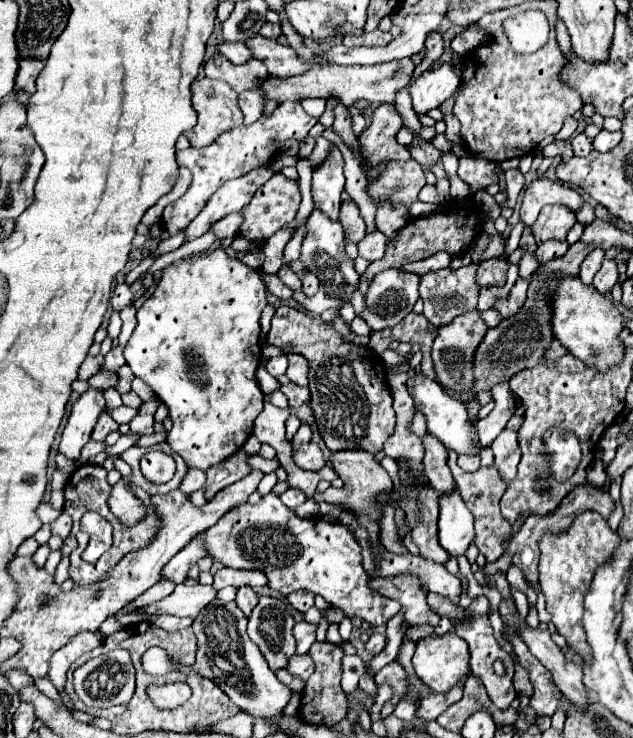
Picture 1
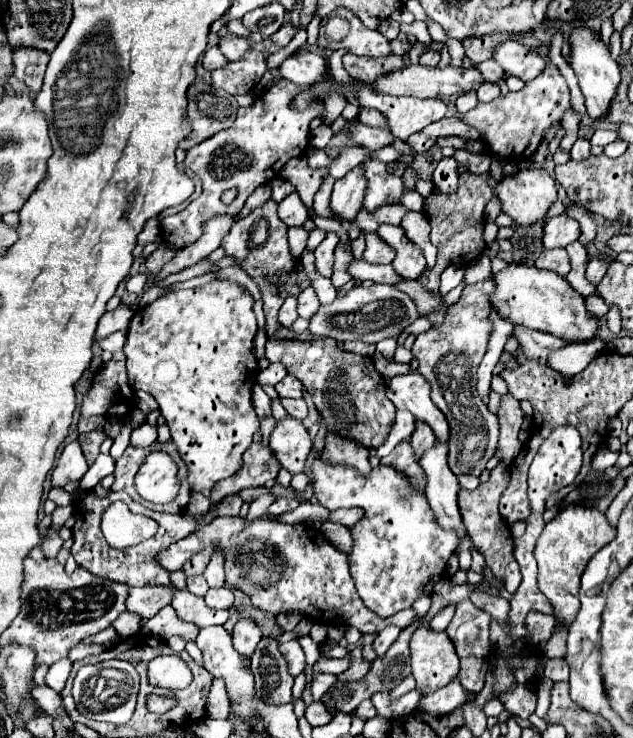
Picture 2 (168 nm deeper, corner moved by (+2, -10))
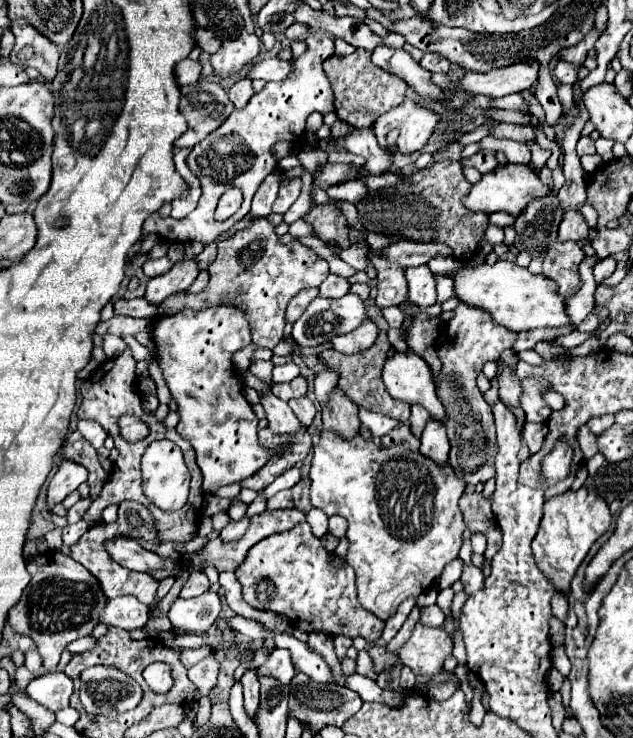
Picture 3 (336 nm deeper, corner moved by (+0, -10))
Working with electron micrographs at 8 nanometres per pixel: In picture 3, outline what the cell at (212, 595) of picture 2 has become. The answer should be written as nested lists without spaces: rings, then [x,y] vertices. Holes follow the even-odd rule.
[[[208,590],[202,596],[184,600],[176,598],[170,606],[168,618],[174,630],[188,630],[188,632],[206,632],[220,614],[222,600],[216,592]]]

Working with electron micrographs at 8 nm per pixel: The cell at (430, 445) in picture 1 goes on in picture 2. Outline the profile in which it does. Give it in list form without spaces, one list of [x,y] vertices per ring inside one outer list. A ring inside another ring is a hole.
[[[416,422],[416,430],[410,436],[410,444],[416,452],[416,458],[420,458],[424,454],[424,450],[428,450],[430,446],[434,446],[434,432],[430,430],[430,426],[426,426],[426,422]]]

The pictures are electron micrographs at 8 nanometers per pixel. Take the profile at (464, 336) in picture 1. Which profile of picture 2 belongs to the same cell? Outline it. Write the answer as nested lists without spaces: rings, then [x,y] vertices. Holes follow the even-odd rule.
[[[488,278],[484,282],[466,286],[462,290],[460,300],[446,310],[444,322],[440,326],[434,326],[432,330],[428,330],[424,334],[418,334],[416,342],[412,346],[412,354],[420,362],[418,372],[432,386],[432,402],[442,410],[442,414],[448,420],[448,426],[450,426],[448,464],[450,464],[450,470],[456,476],[460,476],[460,474],[480,476],[482,470],[486,468],[486,462],[496,454],[496,448],[498,448],[498,418],[496,418],[496,414],[492,414],[488,410],[488,406],[478,398],[478,392],[474,390],[476,370],[478,370],[478,366],[480,366],[480,362],[486,354],[490,332],[492,332],[492,322],[490,322],[490,278]]]

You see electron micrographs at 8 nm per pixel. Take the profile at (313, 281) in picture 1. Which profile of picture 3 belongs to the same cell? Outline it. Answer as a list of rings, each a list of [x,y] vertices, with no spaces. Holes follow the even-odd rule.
[[[306,288],[302,292],[298,292],[290,304],[288,304],[288,310],[286,310],[286,318],[288,322],[296,322],[300,314],[304,314],[304,310],[308,308],[308,304],[318,296],[318,288]]]

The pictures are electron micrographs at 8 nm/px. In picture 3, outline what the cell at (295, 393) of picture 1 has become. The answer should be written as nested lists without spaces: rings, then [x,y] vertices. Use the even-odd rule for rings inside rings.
[[[298,398],[298,400],[290,400],[288,406],[292,408],[292,412],[296,414],[296,418],[304,424],[304,426],[310,426],[312,424],[312,418],[314,418],[314,404],[310,402],[310,398]]]

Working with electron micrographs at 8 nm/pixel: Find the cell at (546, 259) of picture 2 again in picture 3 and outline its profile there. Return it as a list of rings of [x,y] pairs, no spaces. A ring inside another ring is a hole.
[[[554,242],[546,252],[544,276],[558,284],[560,294],[566,300],[578,290],[578,264],[582,258],[584,252],[576,242]]]

